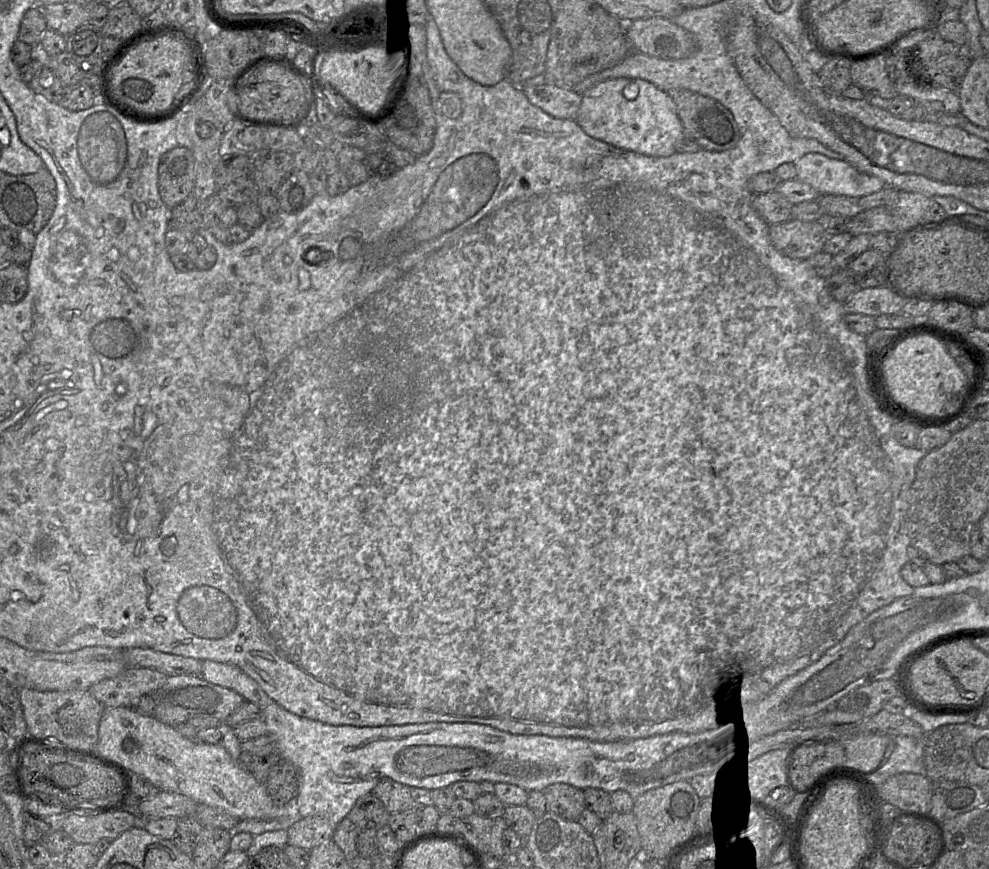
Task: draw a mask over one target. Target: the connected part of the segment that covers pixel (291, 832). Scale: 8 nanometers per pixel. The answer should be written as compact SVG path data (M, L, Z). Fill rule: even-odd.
M324 816L296 817L287 829L288 844L307 851L333 839L333 824Z

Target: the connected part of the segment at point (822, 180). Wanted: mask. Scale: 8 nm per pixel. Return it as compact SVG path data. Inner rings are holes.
M809 153L794 167L796 180L807 183L821 195L861 197L885 187L883 180L858 171L848 162Z

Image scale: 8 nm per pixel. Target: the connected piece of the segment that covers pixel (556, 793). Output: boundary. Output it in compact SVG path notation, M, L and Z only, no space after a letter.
M556 783L542 791L546 801L546 811L561 818L576 821L587 809L584 790L574 786Z

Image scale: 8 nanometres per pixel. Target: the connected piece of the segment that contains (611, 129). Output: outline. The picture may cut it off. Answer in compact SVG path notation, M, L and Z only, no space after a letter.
M615 79L591 88L582 95L575 120L590 137L646 156L671 156L684 140L684 129L669 93L640 79Z

